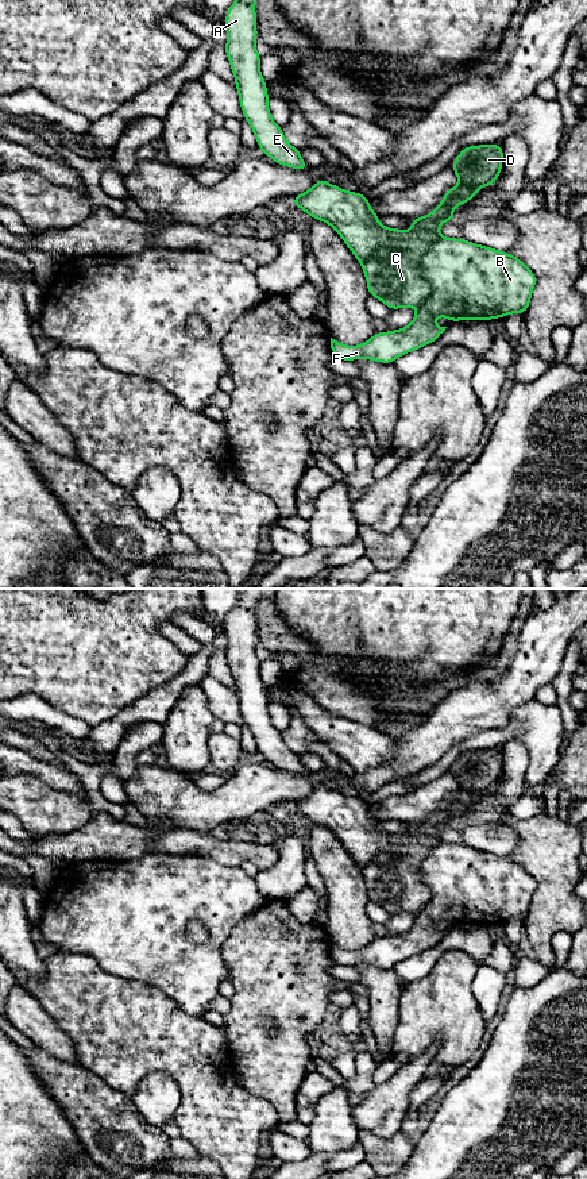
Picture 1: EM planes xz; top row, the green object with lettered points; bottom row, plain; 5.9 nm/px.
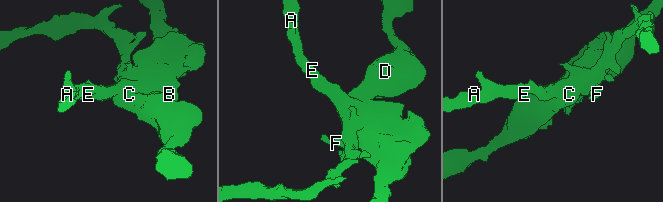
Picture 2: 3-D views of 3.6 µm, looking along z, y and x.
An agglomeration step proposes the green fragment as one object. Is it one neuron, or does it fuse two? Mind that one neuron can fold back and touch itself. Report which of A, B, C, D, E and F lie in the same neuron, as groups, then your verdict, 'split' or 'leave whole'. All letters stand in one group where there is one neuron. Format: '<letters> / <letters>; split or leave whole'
A B E F / C D; split

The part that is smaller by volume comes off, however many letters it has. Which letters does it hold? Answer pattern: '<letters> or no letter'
C, D

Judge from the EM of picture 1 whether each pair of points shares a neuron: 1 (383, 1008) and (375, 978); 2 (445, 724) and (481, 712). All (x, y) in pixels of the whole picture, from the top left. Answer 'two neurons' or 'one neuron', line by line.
1: one neuron
2: one neuron

